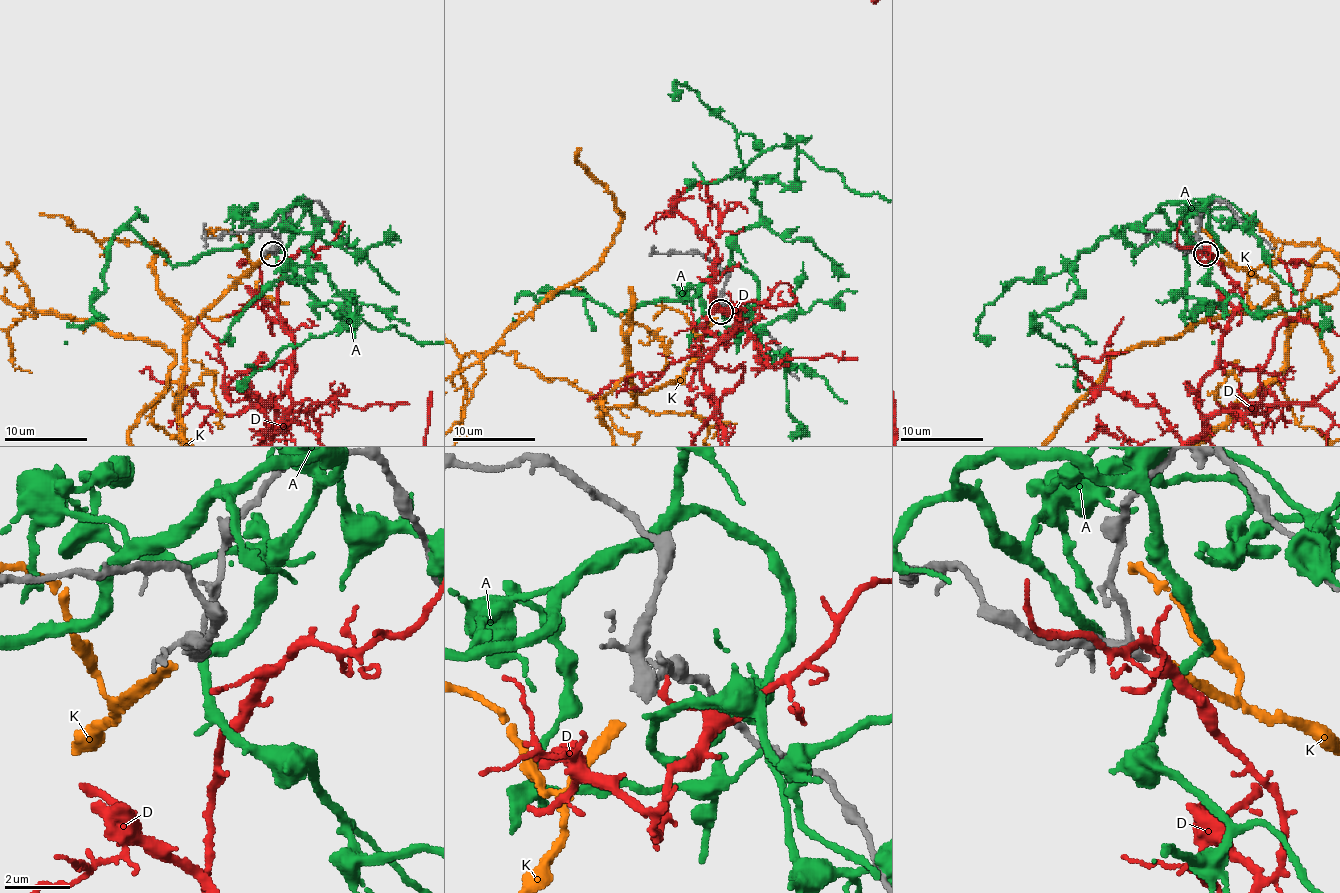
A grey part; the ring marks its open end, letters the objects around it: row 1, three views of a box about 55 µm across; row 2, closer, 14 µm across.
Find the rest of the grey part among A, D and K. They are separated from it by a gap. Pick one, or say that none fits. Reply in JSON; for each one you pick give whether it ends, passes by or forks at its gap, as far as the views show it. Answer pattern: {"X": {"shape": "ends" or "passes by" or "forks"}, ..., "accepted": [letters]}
{"K": {"shape": "ends"}, "accepted": ["K"]}

